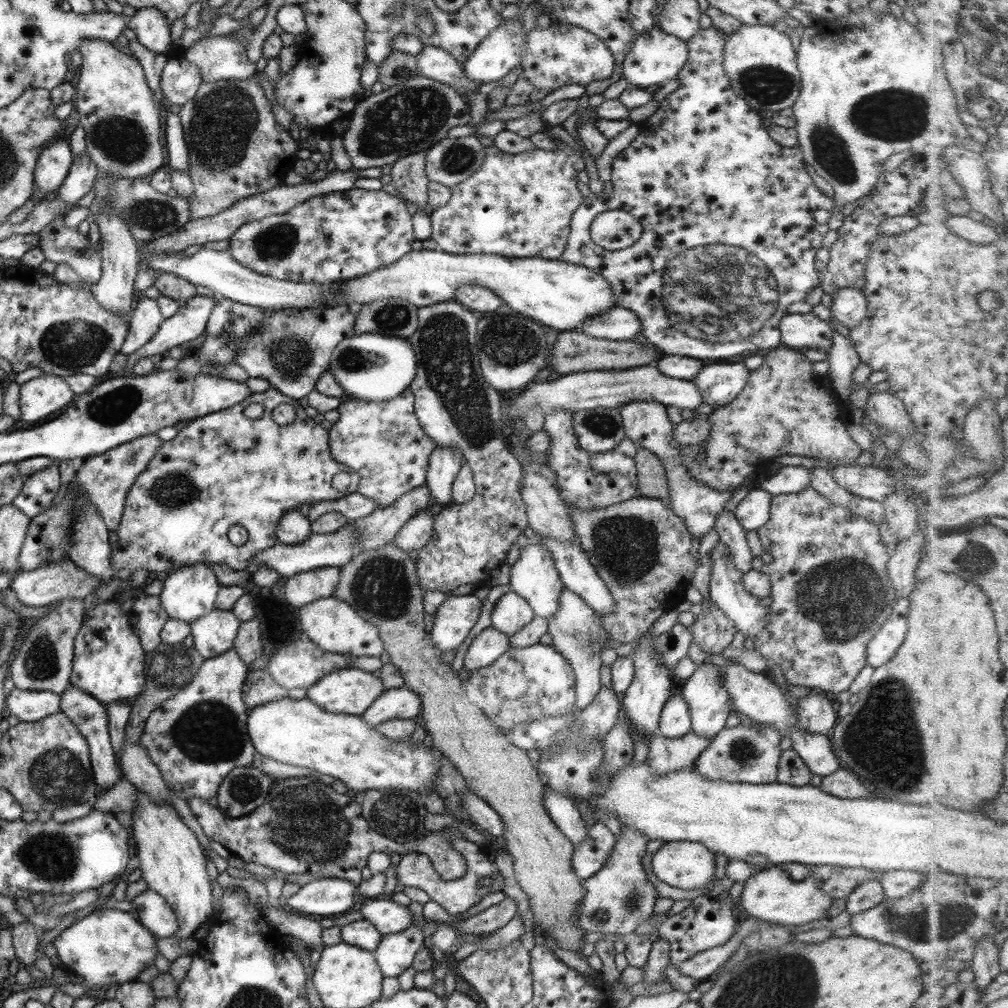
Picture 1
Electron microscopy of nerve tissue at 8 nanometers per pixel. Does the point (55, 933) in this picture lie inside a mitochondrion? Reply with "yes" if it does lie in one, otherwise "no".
no

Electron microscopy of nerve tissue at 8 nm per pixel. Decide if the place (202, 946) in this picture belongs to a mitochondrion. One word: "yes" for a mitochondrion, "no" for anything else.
no

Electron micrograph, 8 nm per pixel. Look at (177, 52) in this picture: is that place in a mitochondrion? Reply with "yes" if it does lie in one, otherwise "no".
no

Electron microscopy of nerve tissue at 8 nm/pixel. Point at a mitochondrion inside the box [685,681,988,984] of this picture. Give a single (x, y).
(953, 918)

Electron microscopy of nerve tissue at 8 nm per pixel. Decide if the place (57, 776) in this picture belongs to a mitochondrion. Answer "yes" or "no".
yes

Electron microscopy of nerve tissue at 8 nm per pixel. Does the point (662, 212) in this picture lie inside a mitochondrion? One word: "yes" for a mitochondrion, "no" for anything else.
no

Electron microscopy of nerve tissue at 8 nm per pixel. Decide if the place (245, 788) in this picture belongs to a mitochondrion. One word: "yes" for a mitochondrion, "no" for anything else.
yes

